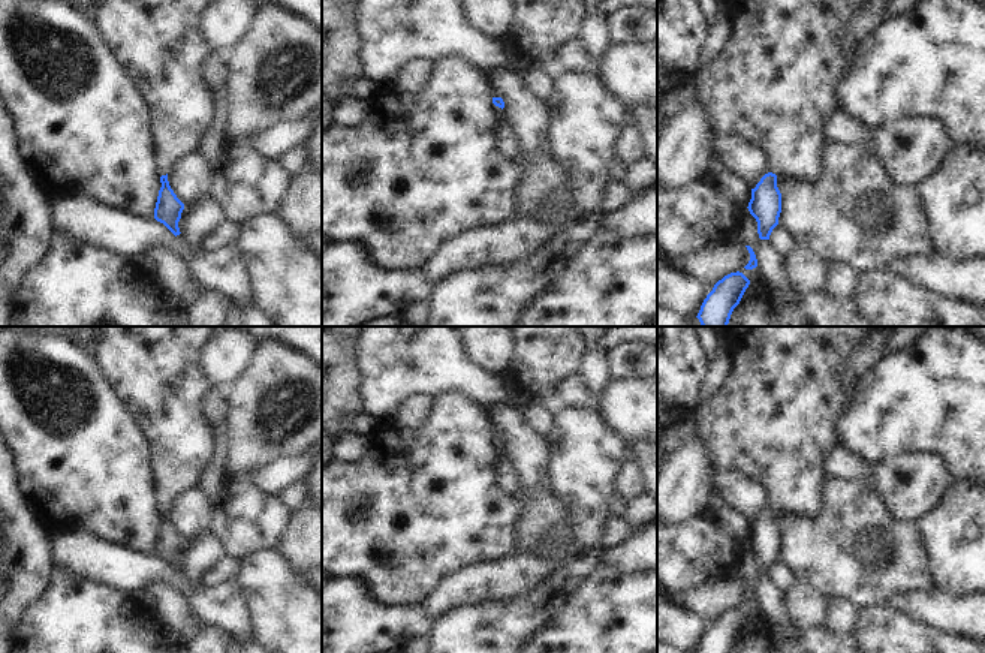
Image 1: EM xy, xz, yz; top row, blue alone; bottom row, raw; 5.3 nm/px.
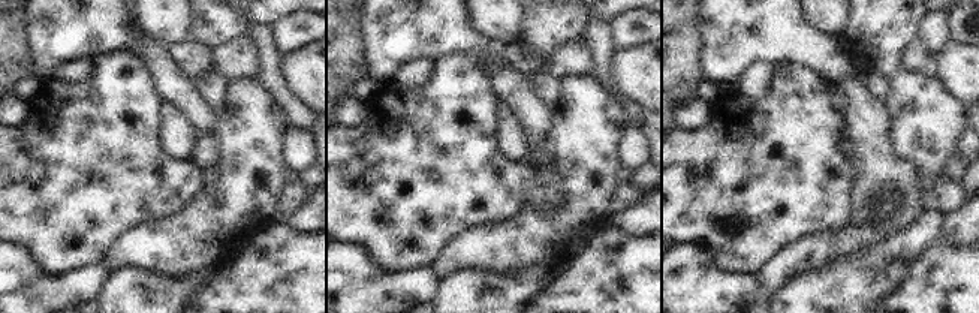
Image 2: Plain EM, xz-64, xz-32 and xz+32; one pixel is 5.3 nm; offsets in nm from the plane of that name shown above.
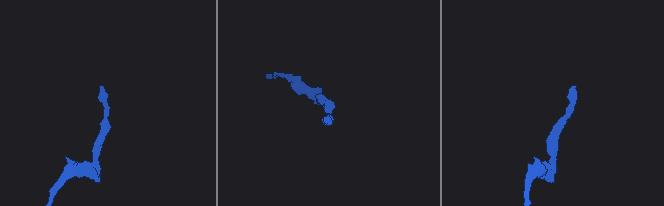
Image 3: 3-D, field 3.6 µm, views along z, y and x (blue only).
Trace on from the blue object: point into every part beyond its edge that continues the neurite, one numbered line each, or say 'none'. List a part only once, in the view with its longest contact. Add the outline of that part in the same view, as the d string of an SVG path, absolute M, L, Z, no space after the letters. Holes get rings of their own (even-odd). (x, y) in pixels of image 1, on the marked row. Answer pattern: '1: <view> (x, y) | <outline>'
1: xz (506, 141) | M495 106L495 109L498 114L498 120L495 124L495 147L503 156L513 159L518 154L518 139L503 109L498 106Z

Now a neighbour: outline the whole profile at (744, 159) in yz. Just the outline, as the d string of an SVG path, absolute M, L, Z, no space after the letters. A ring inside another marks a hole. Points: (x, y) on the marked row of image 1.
M739 136L716 138L713 154L723 159L728 172L741 178L751 189L771 172L766 154L753 142Z

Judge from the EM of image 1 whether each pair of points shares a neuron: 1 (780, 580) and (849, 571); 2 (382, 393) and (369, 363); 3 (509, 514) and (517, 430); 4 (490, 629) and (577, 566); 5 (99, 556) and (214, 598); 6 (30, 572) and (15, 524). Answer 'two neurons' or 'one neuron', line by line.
1: two neurons
2: one neuron
3: two neurons
4: one neuron
5: one neuron
6: one neuron

